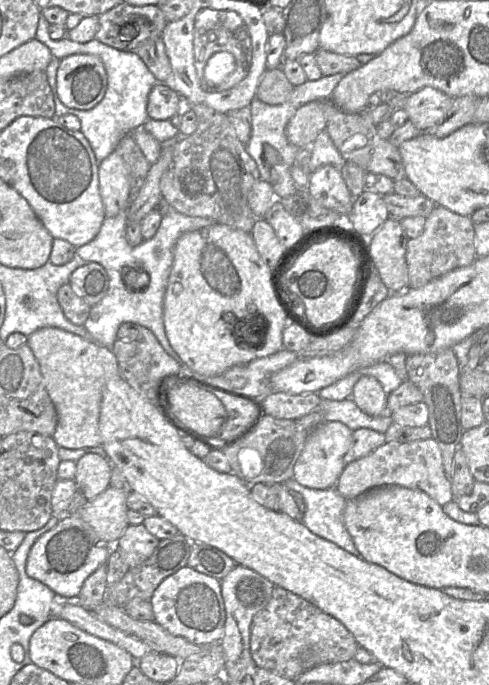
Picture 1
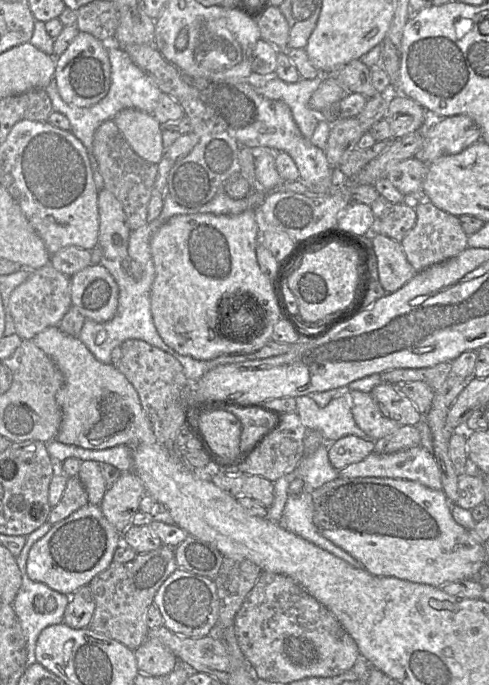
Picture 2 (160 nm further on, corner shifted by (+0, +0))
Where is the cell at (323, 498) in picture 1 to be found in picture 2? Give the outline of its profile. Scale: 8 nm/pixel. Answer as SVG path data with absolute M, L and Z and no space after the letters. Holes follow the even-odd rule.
M303 491L298 495L289 495L278 523L284 529L330 552L351 566L363 568L356 558L319 533L313 522L313 515L312 492Z

